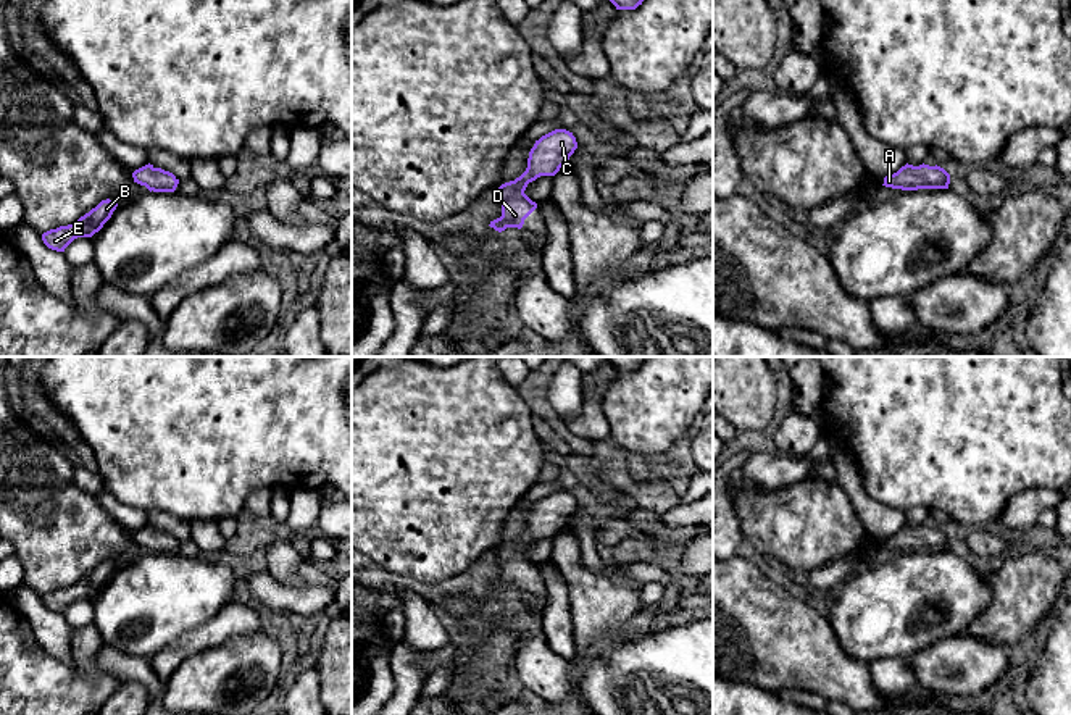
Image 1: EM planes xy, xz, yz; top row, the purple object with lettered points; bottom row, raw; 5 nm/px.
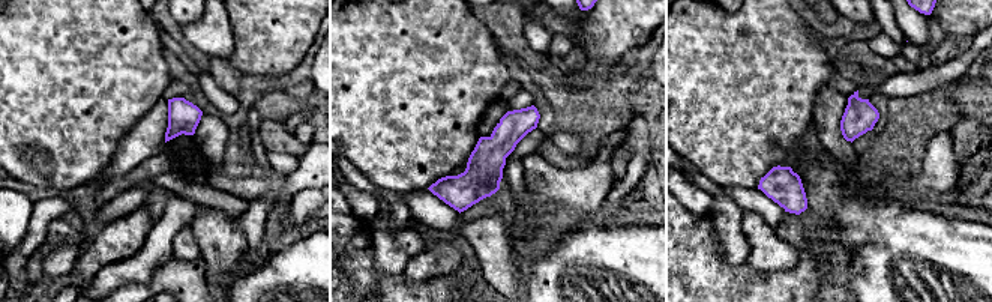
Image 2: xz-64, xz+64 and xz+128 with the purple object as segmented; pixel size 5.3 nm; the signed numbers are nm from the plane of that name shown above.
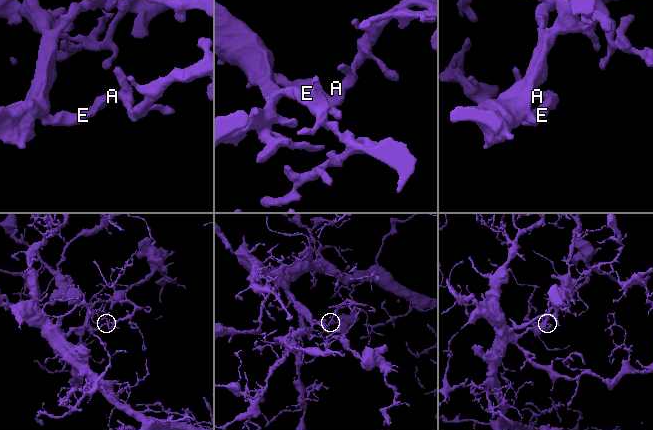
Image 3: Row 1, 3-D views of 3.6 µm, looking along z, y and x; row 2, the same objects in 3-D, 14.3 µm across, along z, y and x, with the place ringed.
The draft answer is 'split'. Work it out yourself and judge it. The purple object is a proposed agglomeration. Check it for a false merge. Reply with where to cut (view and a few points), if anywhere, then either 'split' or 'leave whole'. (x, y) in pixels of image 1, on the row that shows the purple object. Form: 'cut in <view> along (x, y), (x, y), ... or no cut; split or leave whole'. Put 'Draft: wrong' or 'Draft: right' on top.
Draft: wrong
no cut; leave whole

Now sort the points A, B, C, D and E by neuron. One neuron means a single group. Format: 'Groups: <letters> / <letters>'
Groups: A B C D E

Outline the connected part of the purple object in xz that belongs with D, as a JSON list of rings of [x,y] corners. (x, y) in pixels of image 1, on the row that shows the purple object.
[[[555,129],[536,140],[526,171],[495,190],[502,202],[502,216],[490,221],[489,226],[498,232],[506,228],[521,229],[524,220],[537,208],[537,203],[524,194],[527,184],[540,176],[555,176],[576,148],[576,137],[566,129]]]

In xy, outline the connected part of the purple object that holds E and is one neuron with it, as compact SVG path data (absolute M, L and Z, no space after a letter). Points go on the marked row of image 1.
M102 200L95 208L81 216L77 221L68 226L60 226L42 234L44 244L56 252L65 249L77 237L92 237L103 224L111 218L118 202Z

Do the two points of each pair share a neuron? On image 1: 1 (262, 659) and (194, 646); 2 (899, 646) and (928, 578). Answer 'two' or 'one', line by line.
1: two
2: one

